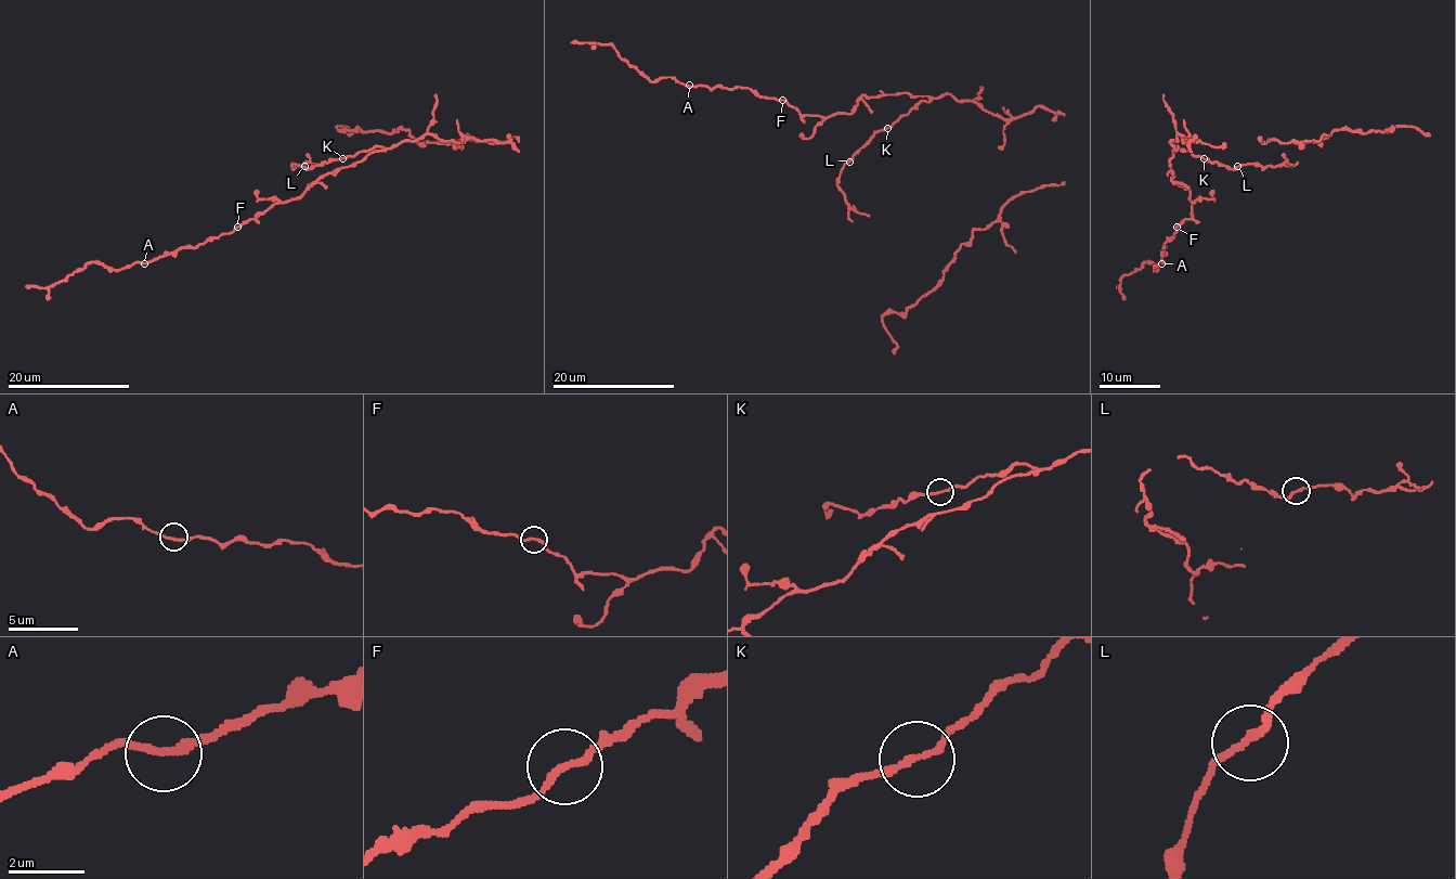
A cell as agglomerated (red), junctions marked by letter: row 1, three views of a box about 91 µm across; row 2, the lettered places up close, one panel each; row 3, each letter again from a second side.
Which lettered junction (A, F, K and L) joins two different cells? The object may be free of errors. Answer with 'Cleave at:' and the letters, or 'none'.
Cleave at: none

